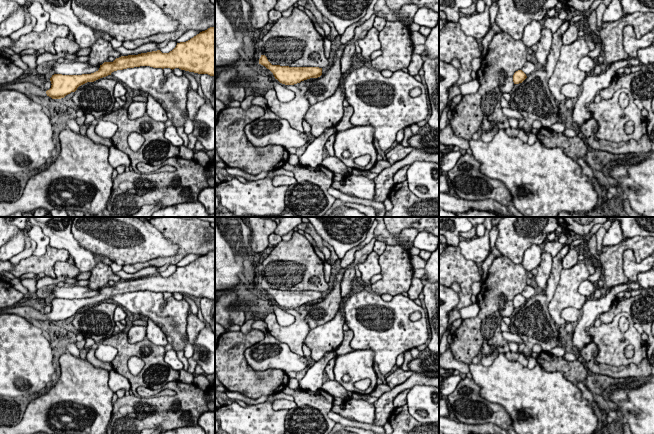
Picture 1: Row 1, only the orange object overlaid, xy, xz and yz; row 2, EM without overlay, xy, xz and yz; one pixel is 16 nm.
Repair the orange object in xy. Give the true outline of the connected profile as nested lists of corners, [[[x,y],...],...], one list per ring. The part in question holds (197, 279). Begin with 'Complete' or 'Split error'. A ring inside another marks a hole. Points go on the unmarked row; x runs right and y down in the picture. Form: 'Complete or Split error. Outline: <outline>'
Split error. Outline: [[[215,251],[200,256],[186,266],[177,267],[169,277],[160,274],[128,279],[116,282],[113,286],[104,286],[98,295],[82,299],[54,298],[50,302],[51,312],[44,314],[41,308],[30,304],[17,304],[0,310],[0,314],[15,314],[30,323],[44,322],[61,323],[87,306],[94,306],[111,299],[112,296],[127,292],[150,290],[153,292],[179,292],[198,298],[215,300]]]

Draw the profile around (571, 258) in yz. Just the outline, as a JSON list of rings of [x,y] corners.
[[[570,247],[569,252],[567,255],[562,259],[562,268],[563,269],[569,269],[573,267],[575,264],[577,264],[578,261],[578,254],[579,249],[576,247]]]

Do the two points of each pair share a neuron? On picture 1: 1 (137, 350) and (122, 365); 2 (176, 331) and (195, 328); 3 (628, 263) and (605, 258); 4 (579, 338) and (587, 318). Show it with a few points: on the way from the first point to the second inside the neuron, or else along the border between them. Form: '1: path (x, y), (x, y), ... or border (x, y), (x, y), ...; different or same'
1: path (132, 350), (122, 360); same
2: border (190, 310), (187, 316), (187, 338); different
3: border (627, 248), (623, 253), (623, 273), (629, 281); different
4: path (580, 333), (584, 323); same

